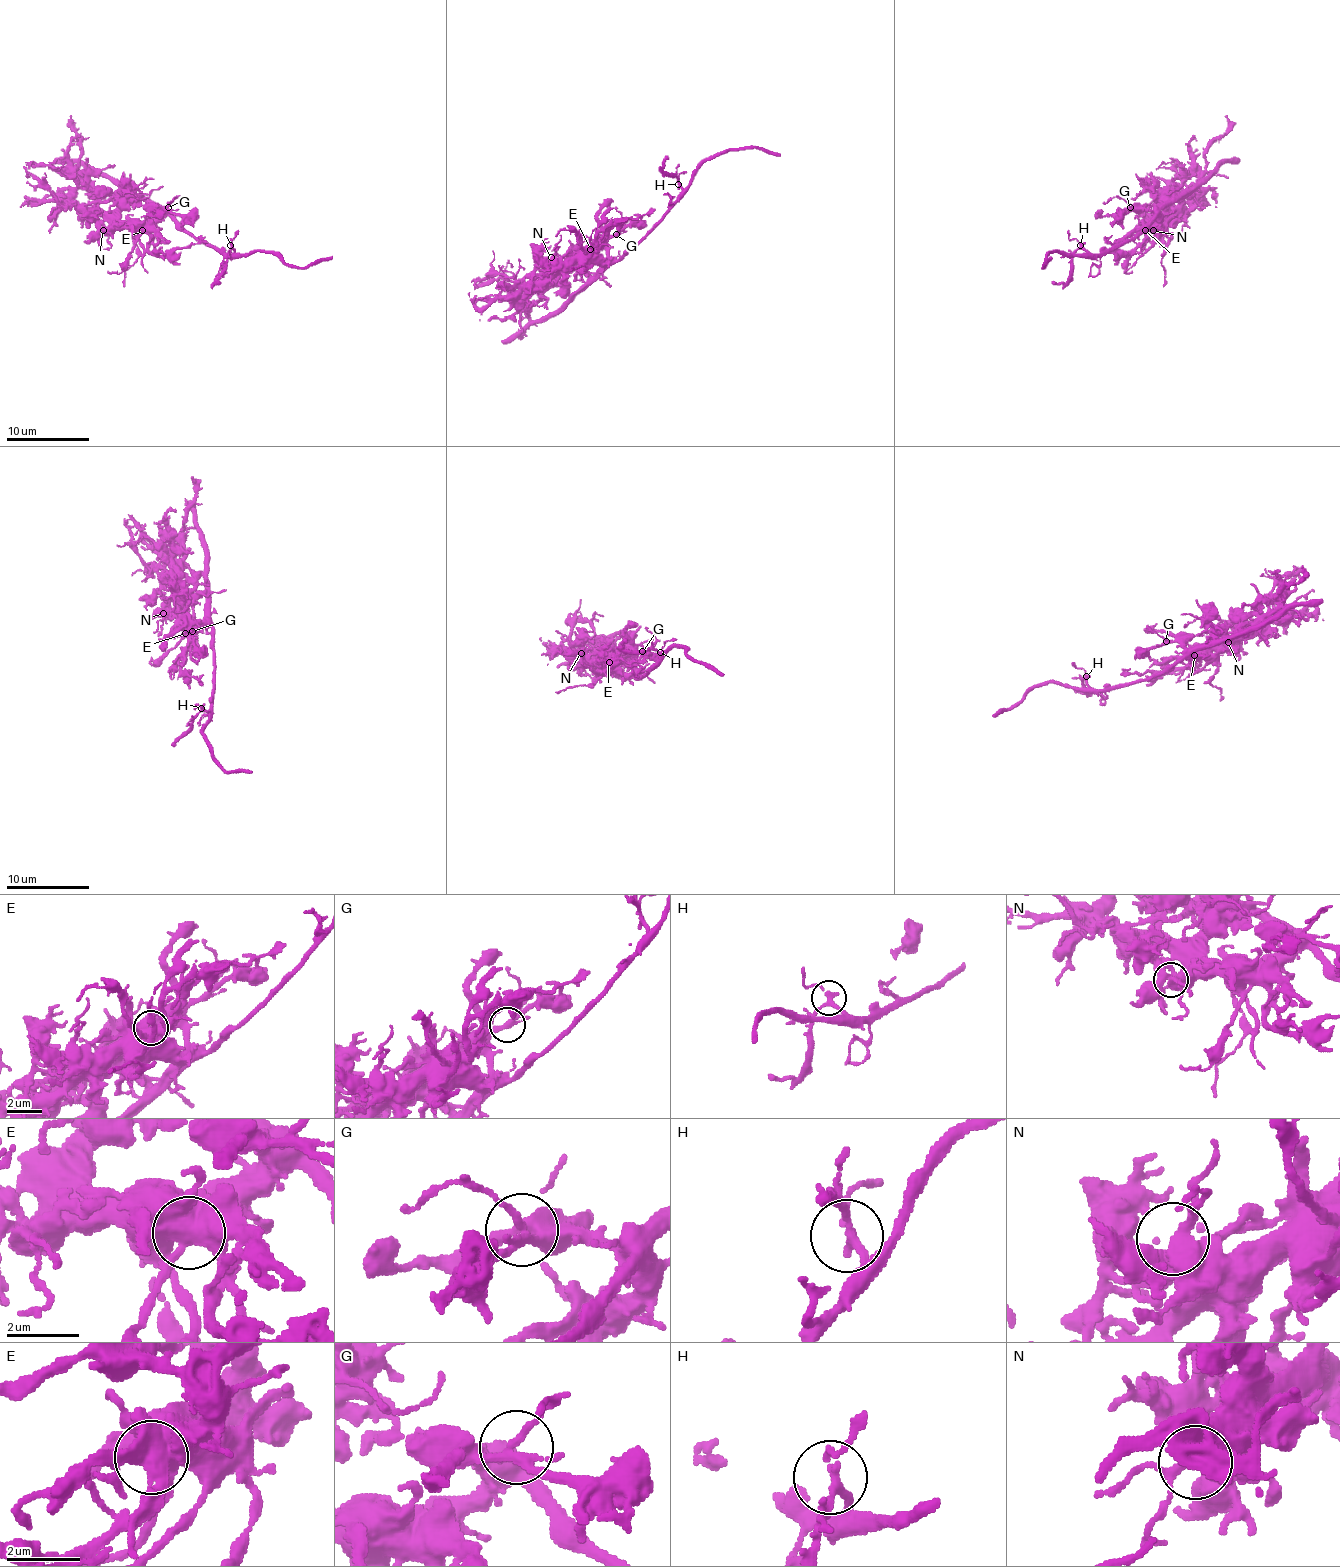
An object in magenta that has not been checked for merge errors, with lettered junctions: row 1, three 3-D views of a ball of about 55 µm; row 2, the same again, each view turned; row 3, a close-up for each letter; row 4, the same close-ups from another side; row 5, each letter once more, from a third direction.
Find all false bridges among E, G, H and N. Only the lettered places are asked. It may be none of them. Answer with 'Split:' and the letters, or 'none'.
Split: none

